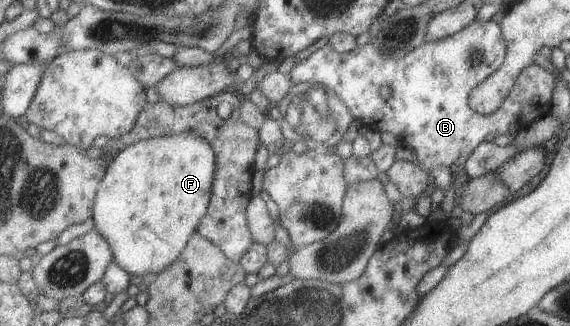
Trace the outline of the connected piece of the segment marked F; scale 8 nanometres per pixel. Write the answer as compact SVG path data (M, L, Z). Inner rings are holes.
M185 131L140 140L111 160L98 190L93 222L95 228L110 242L114 261L123 270L149 281L182 256L210 208L218 170L217 158L214 146L209 141L194 131Z

